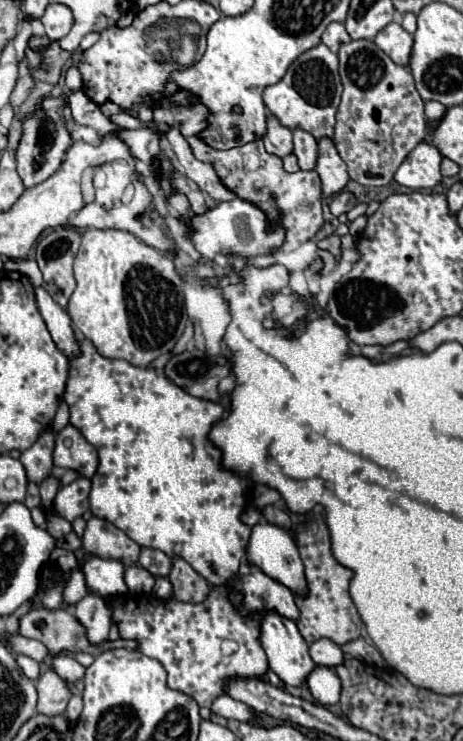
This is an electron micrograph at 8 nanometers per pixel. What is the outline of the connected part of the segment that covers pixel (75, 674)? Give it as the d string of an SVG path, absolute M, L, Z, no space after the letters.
M55 657L53 659L53 671L63 681L67 681L67 685L71 689L75 687L75 681L83 679L83 675L85 675L85 667L81 667L73 657Z

